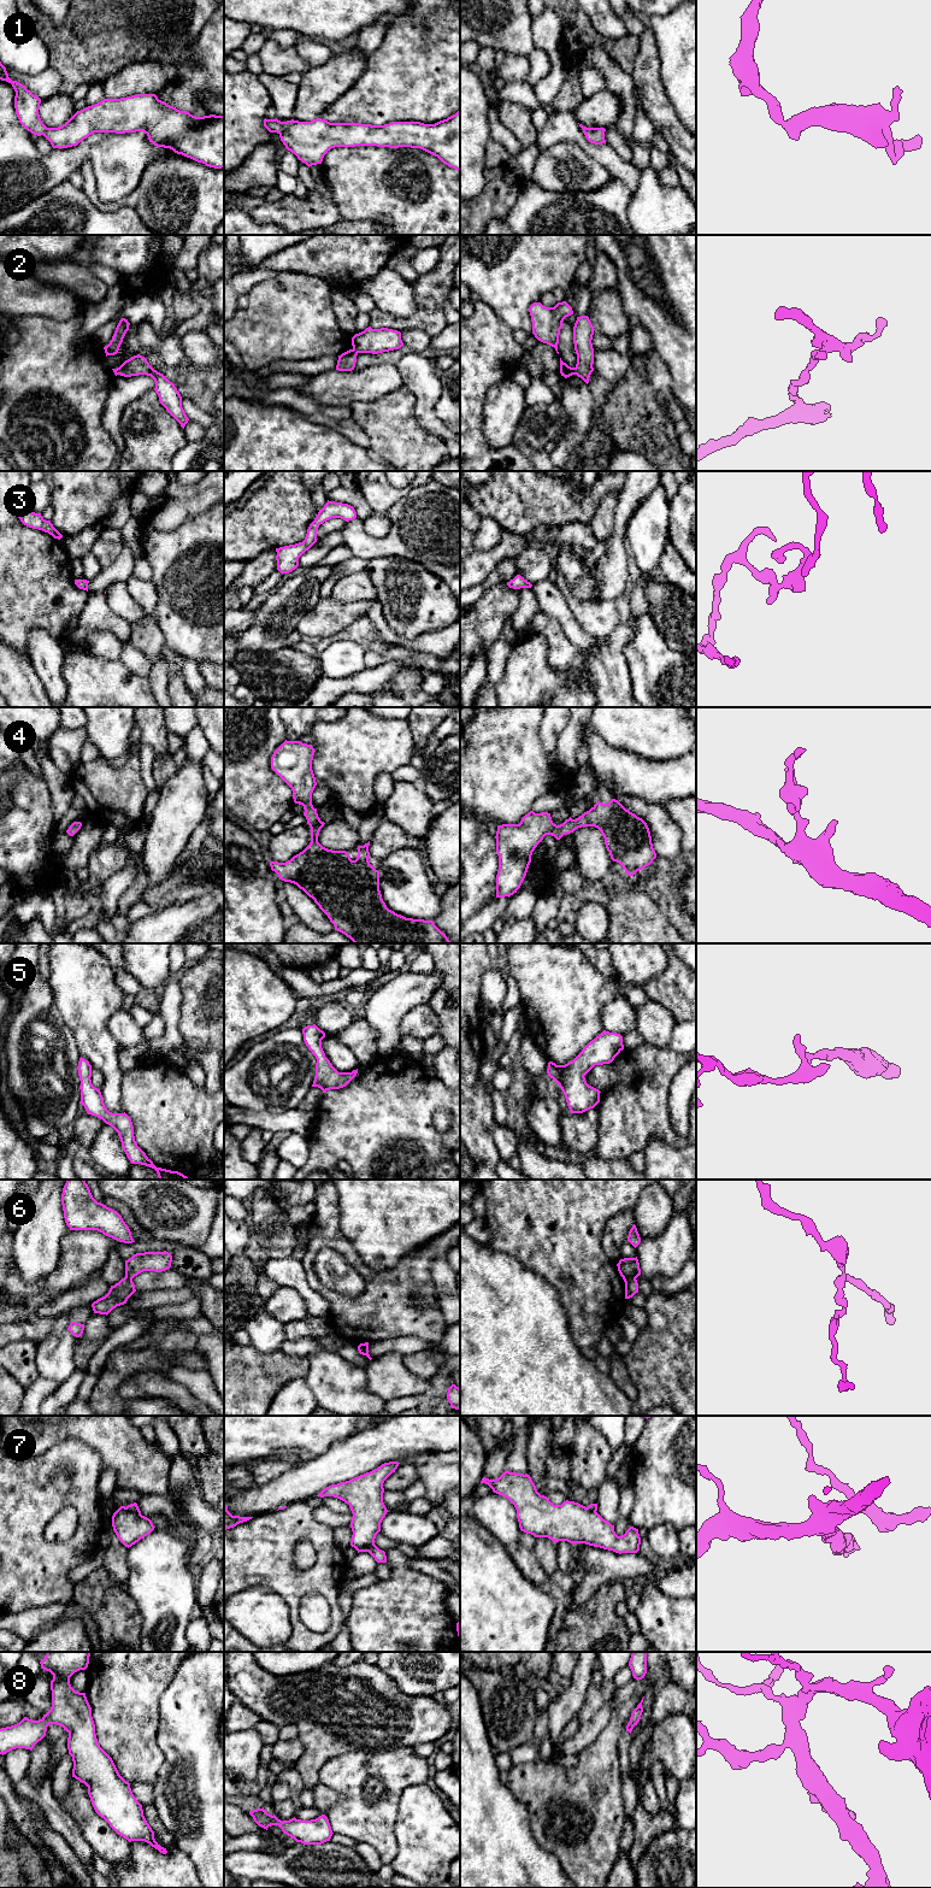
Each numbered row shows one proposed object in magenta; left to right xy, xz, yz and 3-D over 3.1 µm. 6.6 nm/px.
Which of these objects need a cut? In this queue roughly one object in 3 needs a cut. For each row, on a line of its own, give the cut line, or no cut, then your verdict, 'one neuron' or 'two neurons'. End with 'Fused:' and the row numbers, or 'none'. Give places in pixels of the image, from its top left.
1: no cut | one neuron
2: yz (573, 368), (575, 374) | two neurons
3: no cut | one neuron
4: no cut | one neuron
5: no cut | one neuron
6: yz (635, 1277), (629, 1277), (624, 1281) | two neurons
7: xy (127, 1506), (140, 1515) | two neurons
8: no cut | one neuron
Fused: 2, 6, 7

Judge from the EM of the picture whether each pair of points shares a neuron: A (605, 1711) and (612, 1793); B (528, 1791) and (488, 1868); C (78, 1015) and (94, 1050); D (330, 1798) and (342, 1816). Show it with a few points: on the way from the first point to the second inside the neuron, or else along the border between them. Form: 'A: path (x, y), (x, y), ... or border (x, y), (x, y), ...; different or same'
A: border (613, 1697), (613, 1711), (608, 1723), (588, 1746); different
B: border (507, 1787), (523, 1806), (531, 1829); different
C: path (87, 1023), (94, 1041); same
D: border (319, 1782), (339, 1795), (339, 1800), (325, 1815); different

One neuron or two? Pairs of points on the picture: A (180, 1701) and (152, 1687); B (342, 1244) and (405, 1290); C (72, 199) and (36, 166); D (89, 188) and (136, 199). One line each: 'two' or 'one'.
A: two
B: one
C: two
D: one

